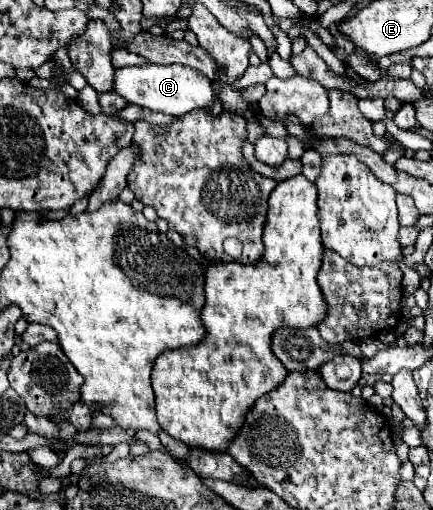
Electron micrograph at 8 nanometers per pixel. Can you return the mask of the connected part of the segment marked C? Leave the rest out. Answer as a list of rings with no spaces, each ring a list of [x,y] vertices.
[[[137,65],[137,67],[121,67],[115,69],[113,91],[121,95],[125,101],[147,107],[151,111],[169,113],[169,115],[187,115],[195,109],[205,109],[213,103],[215,93],[211,89],[211,81],[195,69],[187,69],[183,65]]]

